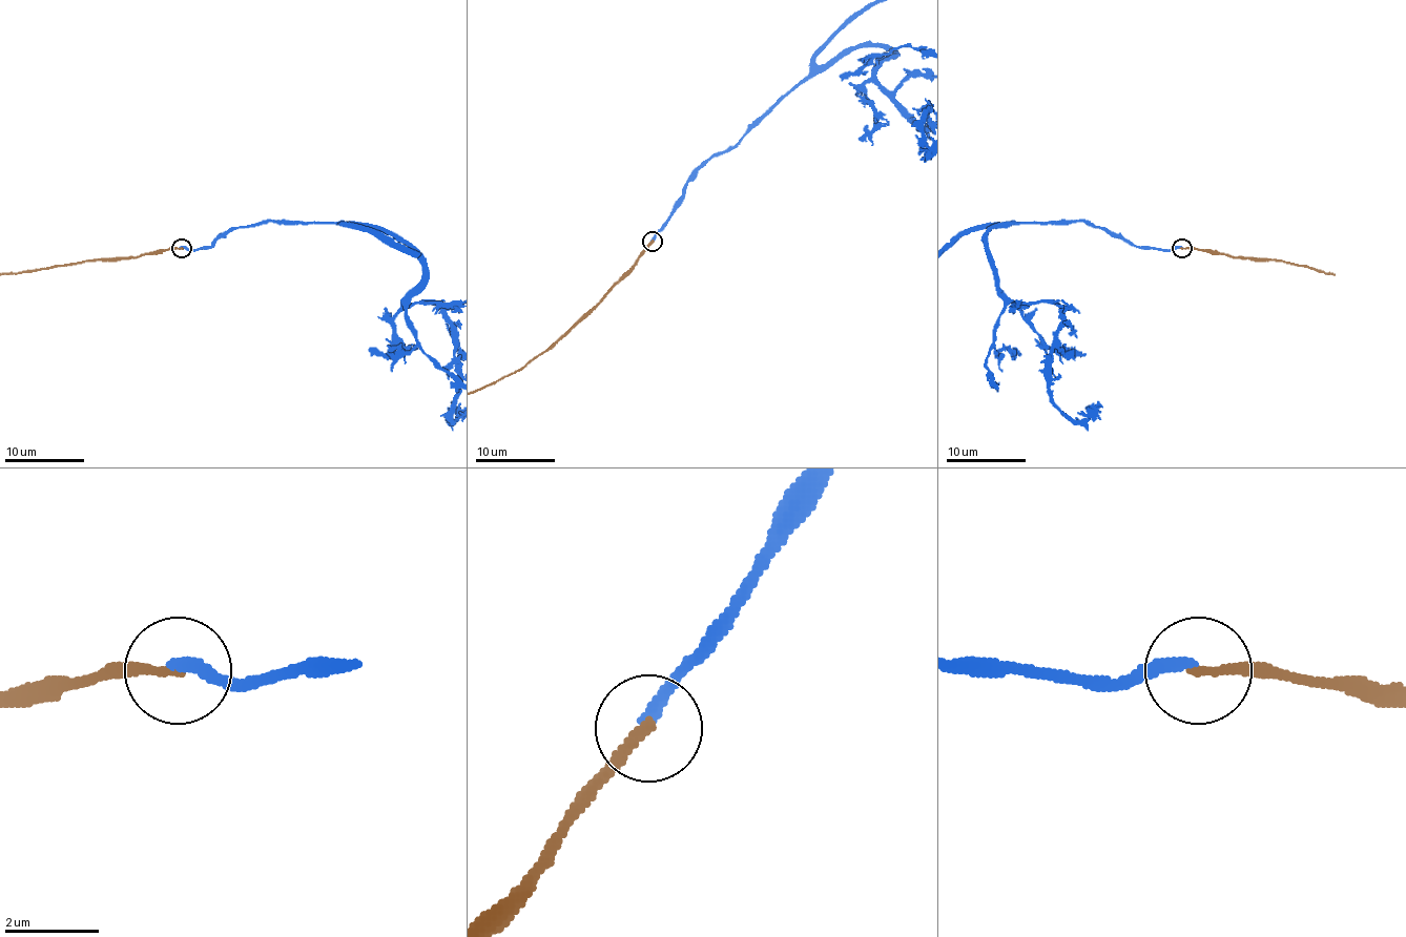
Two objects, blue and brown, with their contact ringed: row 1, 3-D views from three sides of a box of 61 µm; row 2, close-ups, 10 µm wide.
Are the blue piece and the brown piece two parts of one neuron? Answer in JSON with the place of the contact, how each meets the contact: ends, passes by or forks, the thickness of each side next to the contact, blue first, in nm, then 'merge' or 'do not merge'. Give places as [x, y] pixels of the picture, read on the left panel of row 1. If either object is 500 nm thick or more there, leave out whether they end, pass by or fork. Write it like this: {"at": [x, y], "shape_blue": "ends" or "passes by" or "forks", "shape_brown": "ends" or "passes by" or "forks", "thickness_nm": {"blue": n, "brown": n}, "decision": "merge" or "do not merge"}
{"at": [182, 248], "shape_blue": "ends", "shape_brown": "ends", "thickness_nm": {"blue": 240, "brown": 200}, "decision": "do not merge"}

